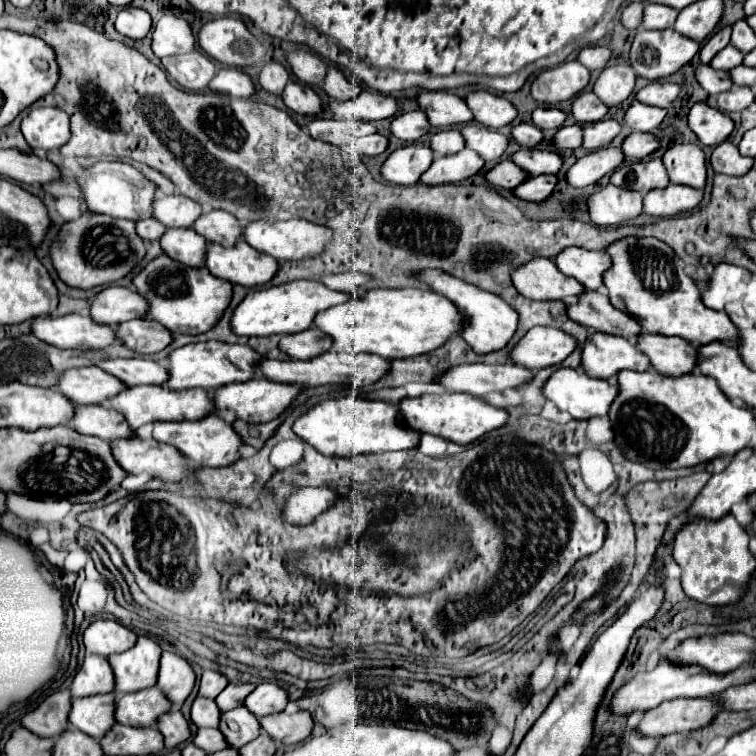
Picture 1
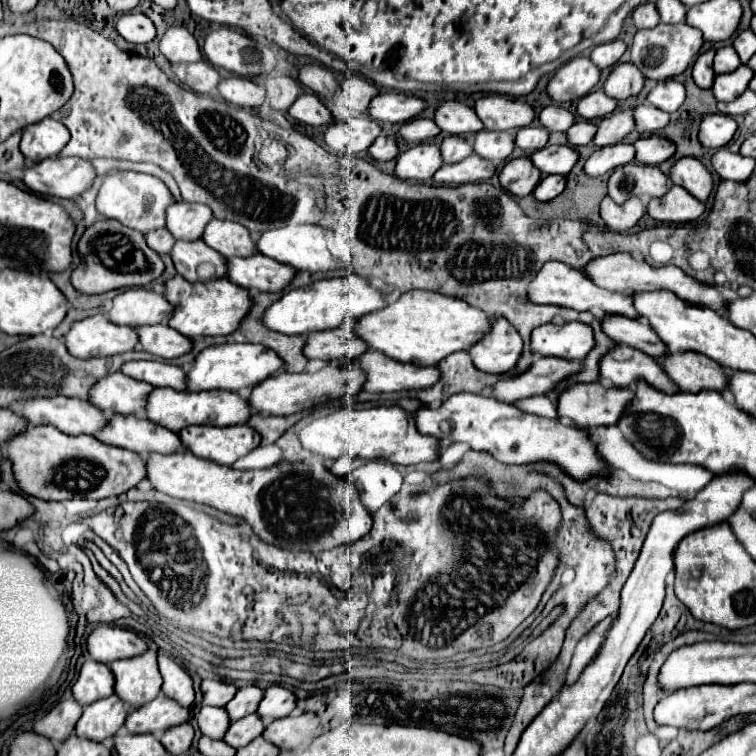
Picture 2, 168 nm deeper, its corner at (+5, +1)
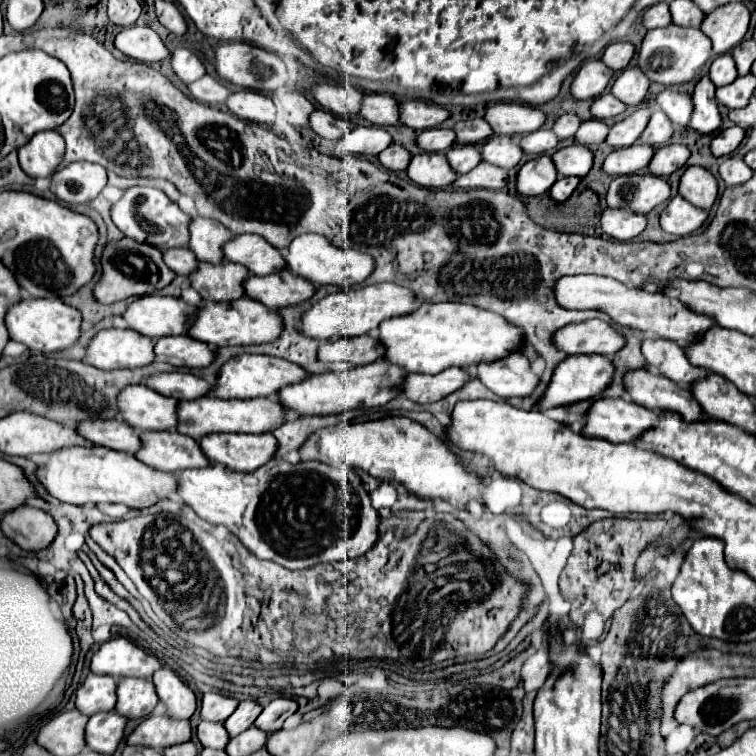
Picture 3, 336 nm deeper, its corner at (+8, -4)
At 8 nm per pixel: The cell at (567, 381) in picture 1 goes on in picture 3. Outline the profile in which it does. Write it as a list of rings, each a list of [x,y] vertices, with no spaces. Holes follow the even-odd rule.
[[[602,398],[592,404],[586,420],[588,426],[582,430],[584,436],[602,438],[612,444],[626,444],[638,440],[646,430],[656,428],[658,414],[622,398]]]

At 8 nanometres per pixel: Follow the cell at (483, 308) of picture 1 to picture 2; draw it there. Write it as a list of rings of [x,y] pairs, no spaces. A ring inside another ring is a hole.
[[[503,317],[491,323],[491,329],[469,349],[469,355],[481,371],[505,373],[509,371],[523,349],[517,329]]]

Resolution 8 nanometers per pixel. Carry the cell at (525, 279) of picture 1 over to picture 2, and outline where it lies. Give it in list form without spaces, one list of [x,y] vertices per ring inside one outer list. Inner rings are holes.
[[[549,261],[541,267],[541,271],[535,275],[535,279],[529,285],[527,297],[533,303],[561,305],[561,307],[571,307],[577,311],[603,311],[603,313],[619,313],[619,315],[627,315],[627,317],[639,317],[631,303],[631,295],[613,293],[613,291],[601,289],[601,287],[595,287],[581,271],[577,271],[565,263],[559,263],[559,261]]]

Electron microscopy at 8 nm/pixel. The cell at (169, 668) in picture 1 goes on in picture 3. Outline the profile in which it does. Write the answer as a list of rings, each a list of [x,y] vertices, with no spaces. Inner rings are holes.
[[[160,668],[152,682],[156,686],[156,694],[160,702],[166,706],[166,716],[170,718],[190,718],[196,710],[196,696],[194,692],[170,670]]]

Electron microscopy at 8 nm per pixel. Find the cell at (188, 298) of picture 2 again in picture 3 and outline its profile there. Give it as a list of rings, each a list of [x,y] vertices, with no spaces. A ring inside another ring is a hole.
[[[244,296],[236,302],[202,302],[200,314],[192,328],[188,330],[188,336],[206,342],[214,348],[222,346],[248,346],[248,344],[268,344],[280,336],[284,328],[282,316],[264,304]]]

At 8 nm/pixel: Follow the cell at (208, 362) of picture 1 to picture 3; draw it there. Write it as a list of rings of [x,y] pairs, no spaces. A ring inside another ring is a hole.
[[[240,354],[228,360],[220,374],[218,382],[212,390],[212,396],[218,398],[260,398],[260,396],[272,396],[278,394],[284,386],[298,384],[308,378],[308,372],[288,360],[282,358],[272,358],[272,356],[262,356],[262,354]]]

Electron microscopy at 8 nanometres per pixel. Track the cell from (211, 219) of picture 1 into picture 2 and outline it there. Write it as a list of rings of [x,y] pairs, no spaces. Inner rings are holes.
[[[211,219],[203,231],[203,241],[223,257],[257,253],[255,241],[249,237],[249,231],[241,223],[227,219]]]

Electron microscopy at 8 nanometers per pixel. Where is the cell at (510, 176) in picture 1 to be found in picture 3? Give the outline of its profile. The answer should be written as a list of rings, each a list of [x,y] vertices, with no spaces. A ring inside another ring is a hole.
[[[548,154],[538,156],[536,160],[528,160],[518,172],[516,190],[524,196],[540,196],[546,194],[552,184],[558,180],[558,170]]]

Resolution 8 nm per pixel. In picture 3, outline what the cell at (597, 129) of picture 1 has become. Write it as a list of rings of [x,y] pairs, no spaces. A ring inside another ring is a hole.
[[[640,108],[636,112],[632,112],[628,118],[616,122],[610,132],[608,132],[608,138],[606,142],[614,148],[622,148],[622,146],[632,146],[640,134],[644,132],[644,128],[648,126],[648,120],[652,116],[652,110],[650,108]]]

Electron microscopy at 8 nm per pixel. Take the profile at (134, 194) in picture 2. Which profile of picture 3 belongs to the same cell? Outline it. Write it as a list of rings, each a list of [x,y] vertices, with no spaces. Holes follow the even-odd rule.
[[[134,186],[126,190],[124,198],[112,206],[112,220],[128,238],[134,238],[142,244],[150,244],[162,250],[188,246],[188,226],[192,222],[192,216],[182,212],[178,204],[172,202],[162,190],[150,186]]]

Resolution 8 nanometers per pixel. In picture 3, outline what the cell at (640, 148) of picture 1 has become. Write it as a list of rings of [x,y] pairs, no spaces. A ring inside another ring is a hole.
[[[670,144],[656,150],[656,156],[652,158],[652,164],[648,166],[648,170],[656,176],[670,176],[678,168],[682,168],[688,158],[690,158],[690,150],[686,146]]]

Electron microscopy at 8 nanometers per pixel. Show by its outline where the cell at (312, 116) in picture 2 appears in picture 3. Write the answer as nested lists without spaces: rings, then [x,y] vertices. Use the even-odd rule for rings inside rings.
[[[316,110],[310,116],[310,128],[322,138],[338,142],[344,134],[348,134],[354,128],[354,124],[342,116],[330,114],[326,110]]]

